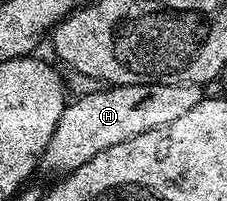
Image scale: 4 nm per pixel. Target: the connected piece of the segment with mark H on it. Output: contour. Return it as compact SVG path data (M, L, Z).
M114 84L112 86L102 87L102 92L89 92L86 96L81 96L78 100L70 99L66 103L63 114L59 118L59 126L55 126L55 134L51 138L51 142L47 142L47 150L43 150L40 171L45 172L61 172L57 174L68 174L74 172L79 166L83 166L83 162L91 162L91 158L95 158L95 154L103 154L103 150L107 150L111 146L119 146L119 142L127 142L127 138L135 138L139 134L147 134L147 130L155 130L159 126L167 126L167 122L175 122L175 118L187 114L187 110L192 110L194 106L199 106L199 102L203 99L203 88L200 84Z

